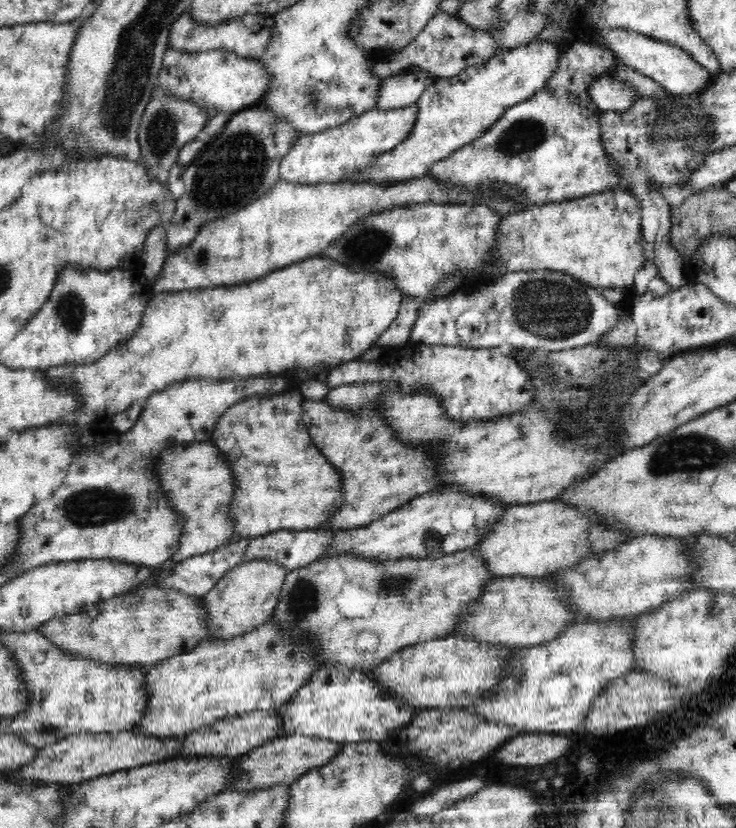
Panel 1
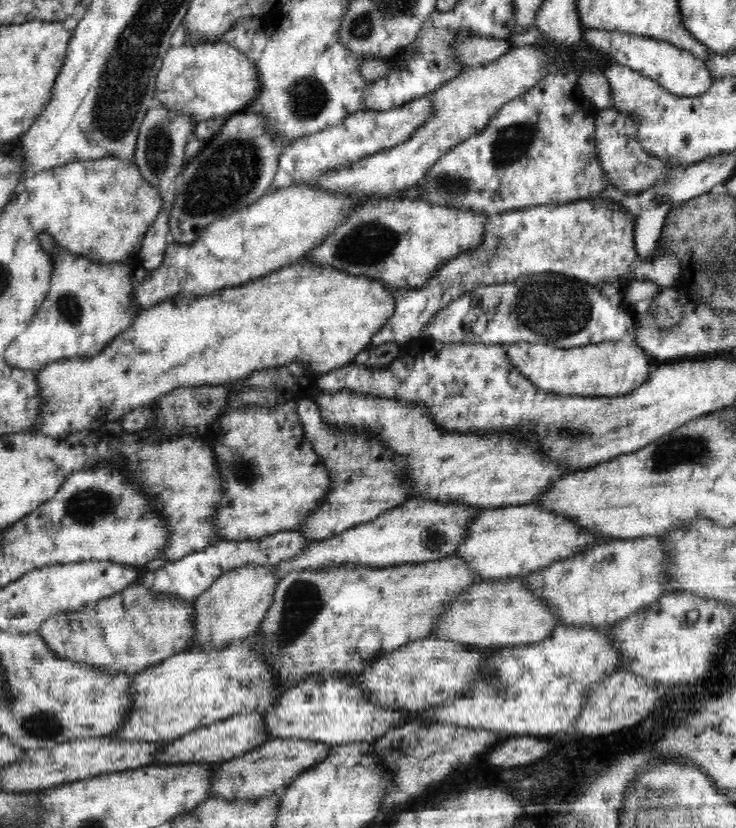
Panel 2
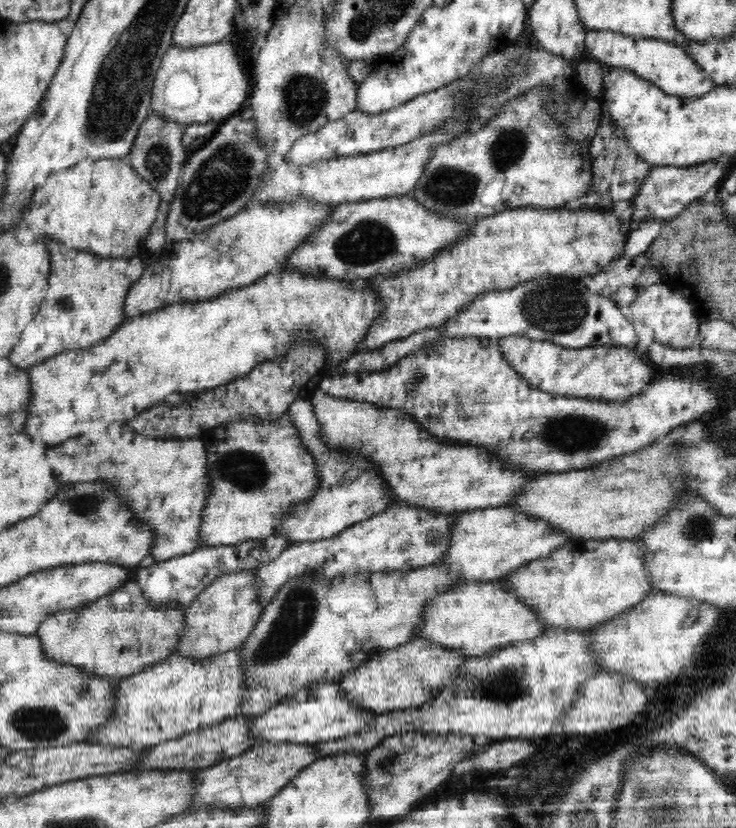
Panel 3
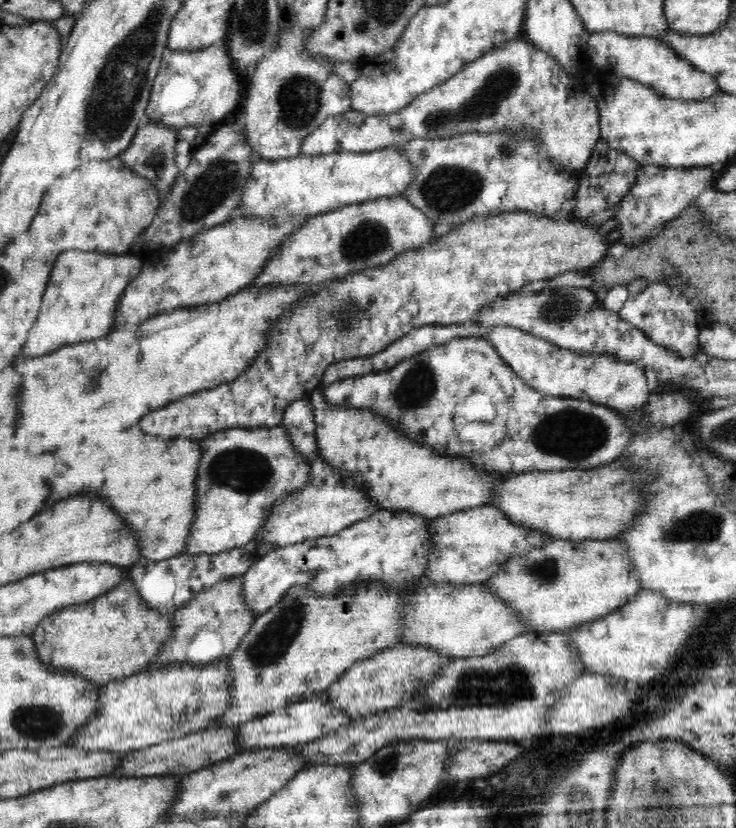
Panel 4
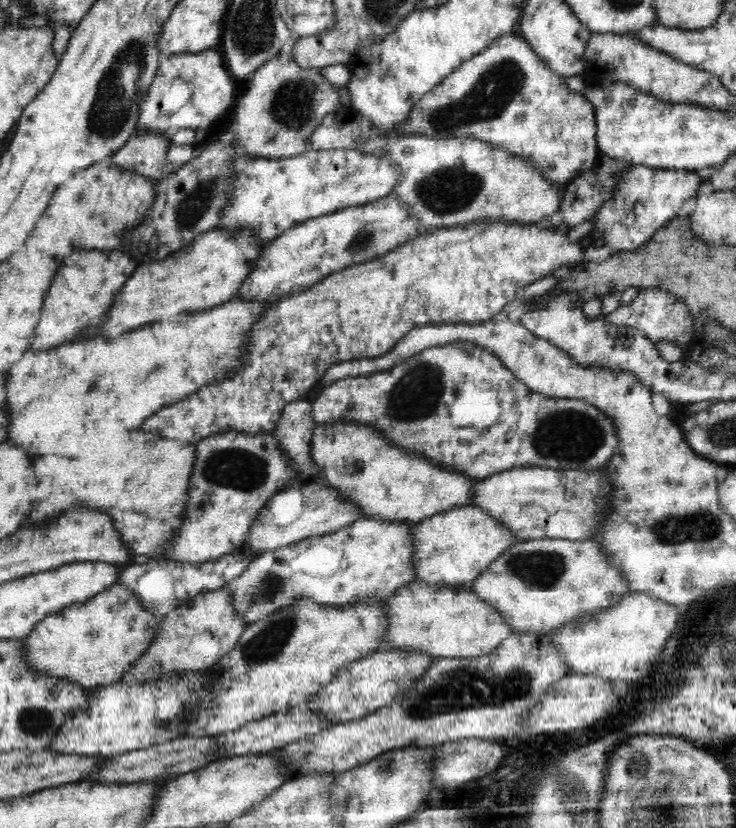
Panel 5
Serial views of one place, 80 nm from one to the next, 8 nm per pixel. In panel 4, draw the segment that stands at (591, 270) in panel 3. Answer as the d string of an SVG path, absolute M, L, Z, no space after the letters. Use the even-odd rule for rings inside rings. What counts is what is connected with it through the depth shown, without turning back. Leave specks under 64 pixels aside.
M643 166L642 170L639 171L638 178L635 180L635 185L630 193L628 193L620 202L618 212L614 217L611 218L611 224L593 224L587 220L582 220L572 213L567 215L557 214L548 216L547 214L534 214L527 210L516 210L510 213L502 213L496 216L480 216L471 218L468 222L462 223L461 225L455 226L449 233L441 236L437 241L434 241L431 245L422 247L418 250L411 250L402 253L398 258L395 258L390 264L381 266L375 269L366 269L362 272L338 279L326 284L325 288L319 290L316 296L310 296L306 298L304 302L301 302L295 309L292 309L289 313L286 313L283 317L280 317L273 326L272 330L268 330L271 334L271 341L265 346L265 349L255 358L255 361L249 366L248 370L244 371L238 378L232 380L232 382L222 383L220 386L215 386L211 389L201 390L197 393L186 395L180 398L178 401L174 401L144 414L140 420L138 420L139 427L144 434L154 435L163 437L166 439L177 439L177 438L191 438L192 440L200 441L210 432L218 432L218 430L224 430L226 428L234 428L234 426L241 426L242 428L260 428L265 426L266 428L272 428L278 426L283 422L283 416L285 415L286 407L296 400L310 399L313 390L321 387L323 376L325 375L325 369L331 364L340 360L353 359L358 356L370 356L370 354L376 354L381 350L384 350L386 346L390 346L392 342L402 338L405 334L408 334L412 329L417 329L426 325L434 326L450 326L450 325L462 325L464 322L468 322L474 314L478 314L478 308L484 307L489 301L494 301L499 296L504 296L510 292L515 292L521 289L523 286L534 282L534 280L552 279L556 274L570 271L580 271L582 273L590 272L598 263L601 263L609 254L608 249L614 241L623 242L623 244L630 244L634 240L640 240L644 234L648 234L654 226L663 225L671 220L674 220L677 216L680 216L686 208L694 203L696 198L706 190L707 187L714 185L717 178L716 172L711 170L710 167L696 167L694 168L674 168L674 167L660 167L660 166ZM344 304L355 304L359 306L359 313L357 314L357 321L352 321L351 325L344 327L340 325L340 319L338 319L338 312L344 310Z

